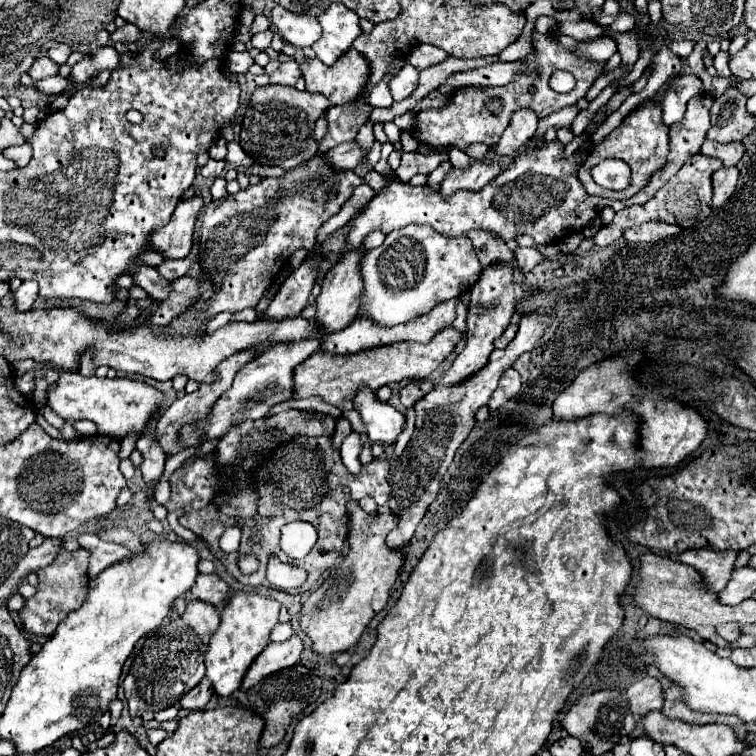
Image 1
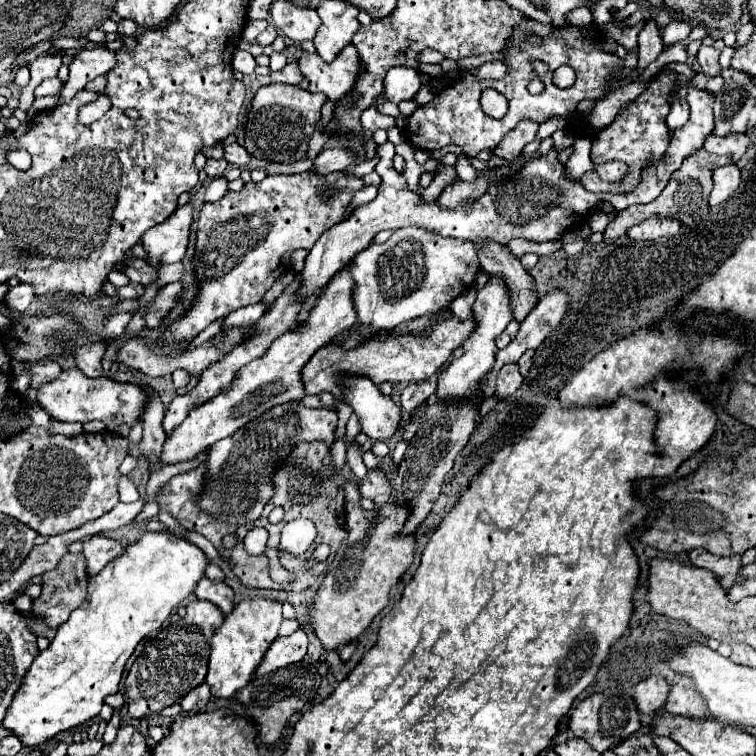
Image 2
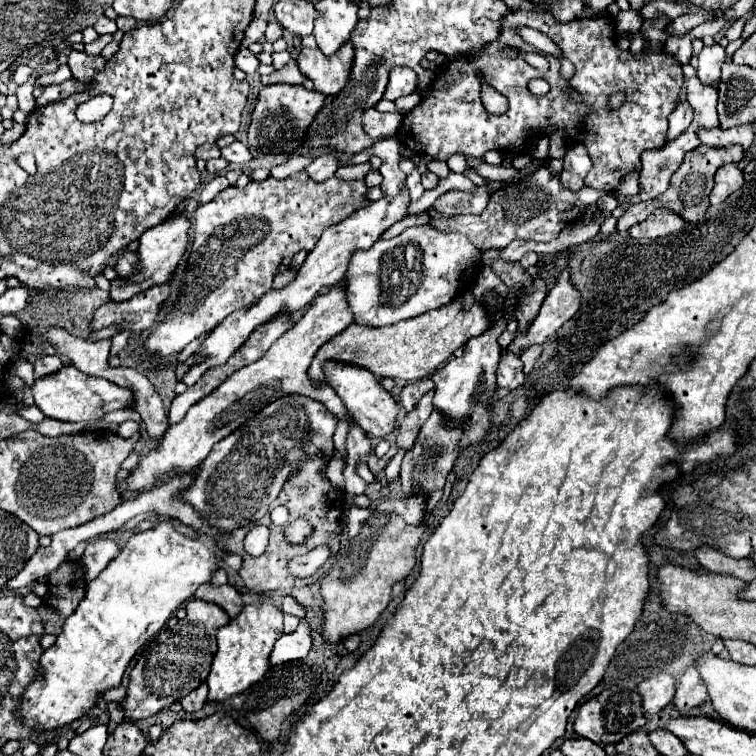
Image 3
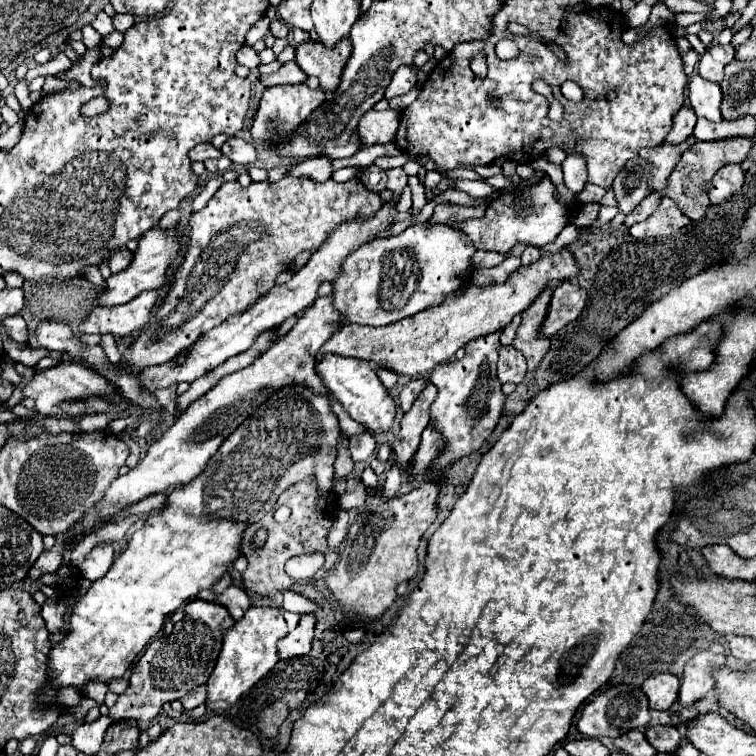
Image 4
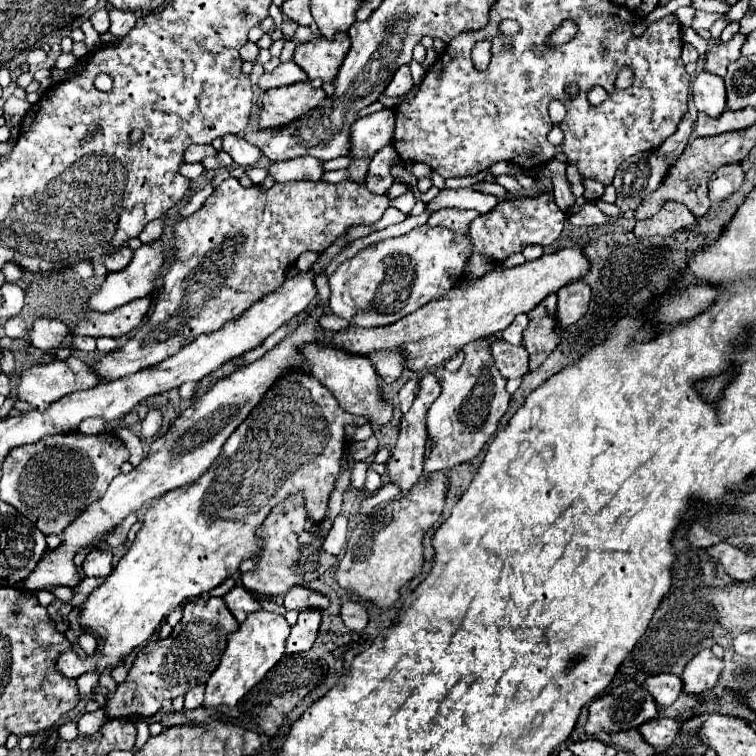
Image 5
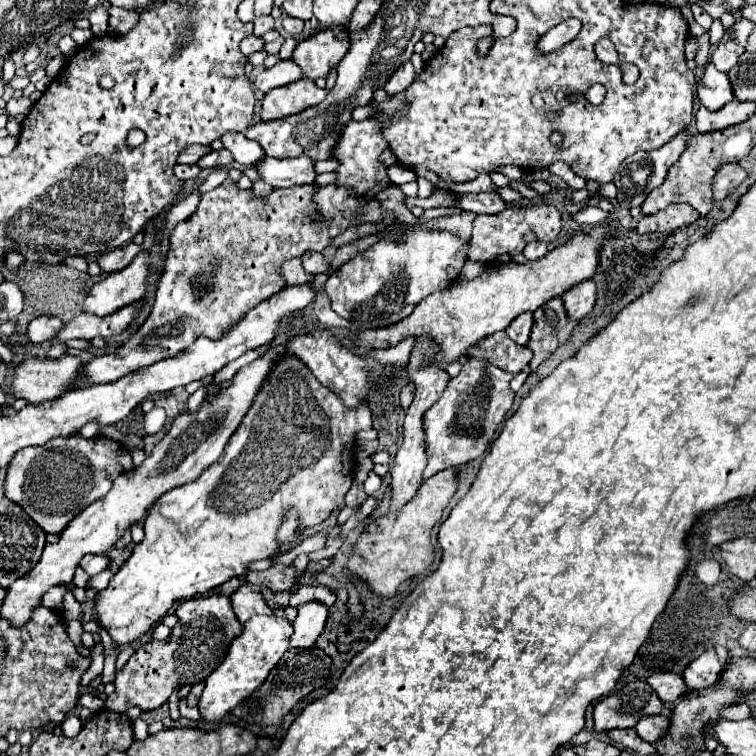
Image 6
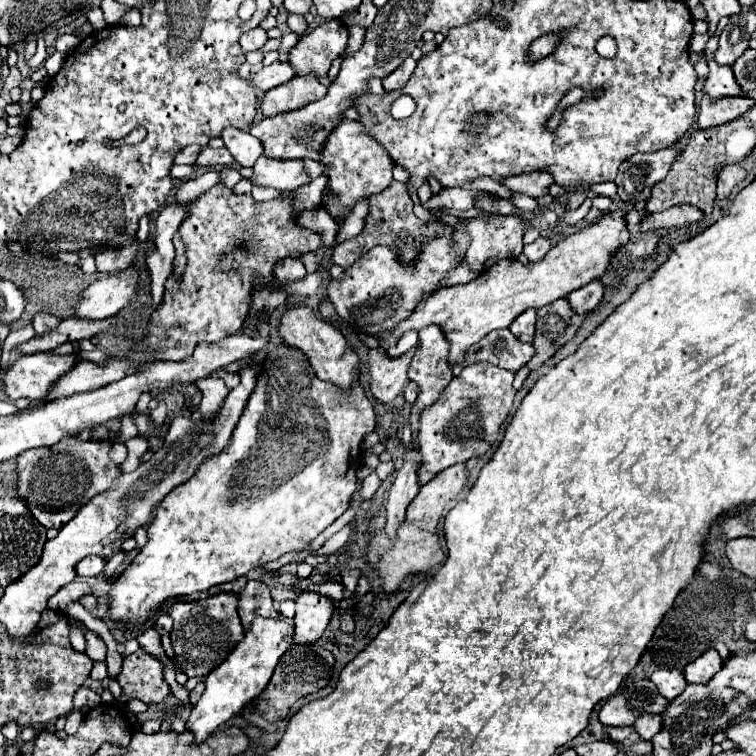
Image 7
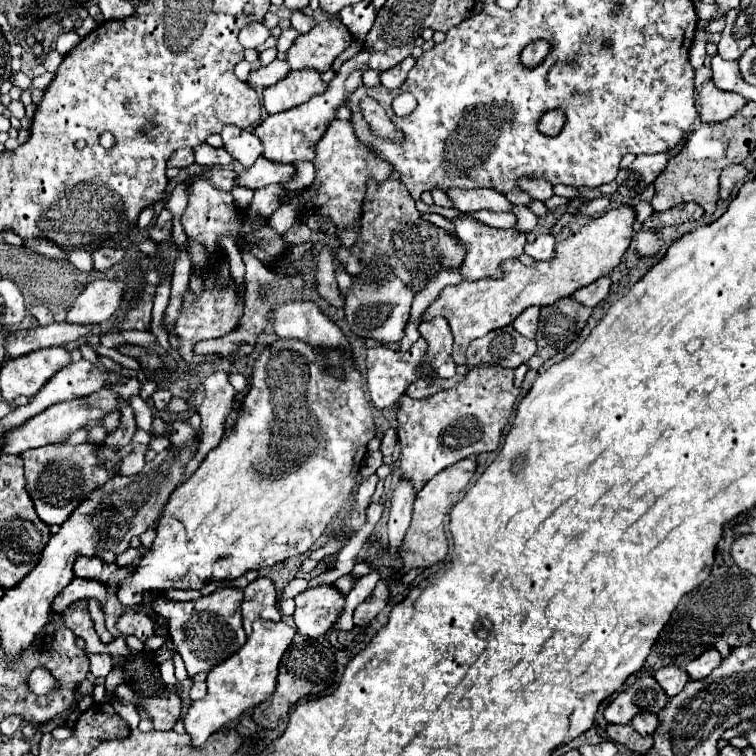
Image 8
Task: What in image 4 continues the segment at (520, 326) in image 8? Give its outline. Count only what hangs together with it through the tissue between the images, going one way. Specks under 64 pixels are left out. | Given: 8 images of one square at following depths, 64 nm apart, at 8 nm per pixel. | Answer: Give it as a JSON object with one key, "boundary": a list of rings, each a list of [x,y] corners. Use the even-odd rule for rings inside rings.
{"boundary":[[[514,316],[512,322],[502,330],[502,336],[500,336],[500,344],[502,344],[502,346],[512,344],[512,340],[514,340],[514,336],[516,336],[516,330],[518,330],[518,324],[520,324],[520,316]]]}

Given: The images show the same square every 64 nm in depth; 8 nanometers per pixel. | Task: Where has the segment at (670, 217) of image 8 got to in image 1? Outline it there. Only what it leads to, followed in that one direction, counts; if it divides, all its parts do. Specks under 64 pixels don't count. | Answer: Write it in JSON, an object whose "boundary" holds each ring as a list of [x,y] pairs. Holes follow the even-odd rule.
{"boundary":[[[646,222],[640,226],[634,226],[630,230],[624,232],[624,238],[628,242],[656,242],[656,240],[664,240],[668,236],[678,234],[680,228],[674,224],[666,224],[666,222]]]}

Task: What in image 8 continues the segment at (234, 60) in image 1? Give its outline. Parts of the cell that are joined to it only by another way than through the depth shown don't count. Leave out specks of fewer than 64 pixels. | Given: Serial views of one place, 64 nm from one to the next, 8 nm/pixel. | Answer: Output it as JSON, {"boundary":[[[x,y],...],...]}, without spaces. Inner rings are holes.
{"boundary":[[[254,22],[254,24],[248,24],[246,28],[242,28],[240,32],[240,44],[244,48],[258,48],[260,44],[264,44],[270,36],[270,30],[260,24],[260,22]]]}

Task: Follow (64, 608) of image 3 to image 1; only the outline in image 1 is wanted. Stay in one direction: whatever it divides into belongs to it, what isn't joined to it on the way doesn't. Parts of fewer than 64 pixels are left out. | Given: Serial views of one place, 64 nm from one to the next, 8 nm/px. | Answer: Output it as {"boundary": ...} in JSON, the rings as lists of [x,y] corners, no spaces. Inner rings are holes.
{"boundary":[[[62,548],[50,566],[36,570],[38,574],[36,594],[28,598],[20,610],[22,628],[26,632],[34,636],[52,636],[56,626],[68,616],[68,612],[82,606],[88,594],[88,560],[90,560],[90,552],[84,548],[78,548],[74,552]]]}

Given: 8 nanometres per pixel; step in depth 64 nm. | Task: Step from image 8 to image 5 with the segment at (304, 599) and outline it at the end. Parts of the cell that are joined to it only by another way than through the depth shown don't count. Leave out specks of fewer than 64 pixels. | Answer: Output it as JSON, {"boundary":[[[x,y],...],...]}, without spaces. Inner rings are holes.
{"boundary":[[[302,610],[296,626],[292,626],[292,632],[286,640],[286,654],[310,650],[316,640],[318,626],[320,626],[320,612],[318,610]]]}

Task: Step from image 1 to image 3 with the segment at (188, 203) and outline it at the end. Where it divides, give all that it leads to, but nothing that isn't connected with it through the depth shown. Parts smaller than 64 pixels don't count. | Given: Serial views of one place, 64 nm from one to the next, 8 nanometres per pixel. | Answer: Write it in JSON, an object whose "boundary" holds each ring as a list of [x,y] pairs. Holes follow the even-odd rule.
{"boundary":[[[178,212],[178,214],[172,214],[168,220],[164,220],[164,224],[158,224],[150,230],[146,230],[140,238],[140,250],[138,250],[138,258],[140,258],[140,272],[128,276],[128,278],[120,278],[120,280],[114,280],[112,282],[112,288],[110,288],[110,300],[114,302],[124,302],[124,300],[130,300],[132,296],[152,288],[152,286],[158,286],[158,284],[166,284],[170,274],[174,272],[174,268],[178,266],[184,250],[186,250],[186,244],[188,244],[188,228],[190,228],[190,220],[186,216],[186,212]]]}

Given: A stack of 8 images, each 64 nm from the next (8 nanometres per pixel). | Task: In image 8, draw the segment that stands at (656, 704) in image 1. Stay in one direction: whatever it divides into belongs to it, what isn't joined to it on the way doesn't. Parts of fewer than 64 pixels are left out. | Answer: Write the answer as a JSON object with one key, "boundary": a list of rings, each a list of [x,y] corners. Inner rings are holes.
{"boundary":[[[664,666],[664,668],[654,672],[654,680],[662,686],[666,696],[672,698],[684,688],[684,684],[688,682],[688,676],[686,676],[684,670],[680,670],[676,666]]]}

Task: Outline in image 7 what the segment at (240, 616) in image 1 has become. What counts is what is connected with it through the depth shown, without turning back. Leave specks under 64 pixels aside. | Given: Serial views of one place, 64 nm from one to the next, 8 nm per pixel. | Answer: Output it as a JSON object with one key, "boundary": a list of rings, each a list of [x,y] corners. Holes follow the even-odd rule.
{"boundary":[[[262,616],[252,620],[250,630],[242,638],[242,644],[236,644],[230,656],[218,668],[214,668],[210,676],[206,676],[206,690],[190,712],[186,728],[196,736],[198,742],[206,740],[220,724],[236,716],[252,698],[262,694],[262,690],[272,678],[272,672],[280,656],[290,648],[292,636],[294,636],[294,626],[288,620],[282,618],[272,620]]]}

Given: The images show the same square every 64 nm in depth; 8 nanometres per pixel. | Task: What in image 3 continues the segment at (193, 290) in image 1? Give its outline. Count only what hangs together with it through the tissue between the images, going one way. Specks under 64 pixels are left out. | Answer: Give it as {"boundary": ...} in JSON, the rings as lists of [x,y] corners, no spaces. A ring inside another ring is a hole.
{"boundary":[[[154,286],[146,292],[126,300],[126,302],[106,302],[94,312],[92,328],[100,330],[104,326],[118,324],[120,330],[146,330],[150,328],[160,312],[160,306],[170,296],[170,286]]]}

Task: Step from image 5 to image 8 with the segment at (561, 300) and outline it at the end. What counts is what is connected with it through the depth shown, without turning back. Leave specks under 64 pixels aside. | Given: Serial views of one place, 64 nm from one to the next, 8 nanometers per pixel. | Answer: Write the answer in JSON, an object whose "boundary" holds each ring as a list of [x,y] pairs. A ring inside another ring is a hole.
{"boundary":[[[606,276],[606,278],[600,278],[600,280],[592,282],[586,288],[580,288],[578,292],[574,292],[572,300],[580,302],[582,306],[594,308],[594,306],[598,306],[608,296],[608,290],[610,290],[610,278]]]}

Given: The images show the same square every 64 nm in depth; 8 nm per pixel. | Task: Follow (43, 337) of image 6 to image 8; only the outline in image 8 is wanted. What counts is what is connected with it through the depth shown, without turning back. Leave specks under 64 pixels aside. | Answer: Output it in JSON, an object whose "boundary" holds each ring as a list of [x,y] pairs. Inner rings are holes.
{"boundary":[[[42,304],[32,306],[32,308],[30,308],[30,314],[38,320],[38,326],[48,326],[48,324],[52,324],[52,322],[54,322],[54,318],[52,318],[50,310],[48,310],[48,308],[42,308]]]}

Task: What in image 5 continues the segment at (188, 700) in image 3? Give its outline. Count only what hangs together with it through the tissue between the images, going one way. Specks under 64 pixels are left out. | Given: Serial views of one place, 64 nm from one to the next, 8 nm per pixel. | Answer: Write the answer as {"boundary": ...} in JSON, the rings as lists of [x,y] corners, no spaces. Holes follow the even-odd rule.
{"boundary":[[[200,684],[198,688],[190,690],[190,692],[184,696],[184,708],[188,708],[188,710],[200,708],[200,706],[202,706],[202,698],[204,698],[204,686]]]}

